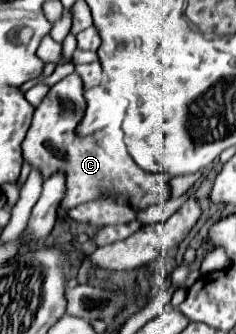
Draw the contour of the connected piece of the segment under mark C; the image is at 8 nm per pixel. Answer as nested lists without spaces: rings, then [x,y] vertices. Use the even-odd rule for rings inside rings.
[[[72,73],[64,77],[60,83],[56,83],[48,91],[44,101],[36,107],[32,127],[22,143],[24,159],[28,159],[32,167],[38,167],[44,173],[44,177],[50,177],[56,169],[66,171],[68,191],[62,201],[62,207],[72,209],[76,205],[88,203],[106,189],[120,193],[128,203],[132,203],[138,209],[164,203],[170,197],[168,175],[142,171],[128,155],[120,131],[106,127],[90,137],[76,137],[76,127],[84,115],[84,109],[86,101],[84,101],[82,79],[78,77],[78,73]]]

